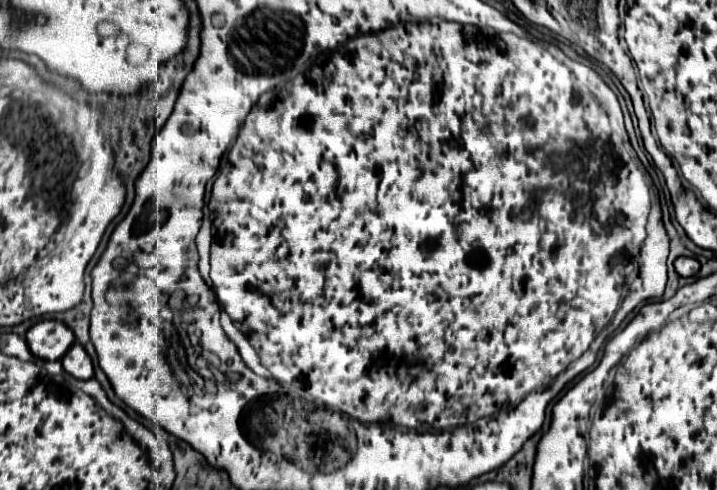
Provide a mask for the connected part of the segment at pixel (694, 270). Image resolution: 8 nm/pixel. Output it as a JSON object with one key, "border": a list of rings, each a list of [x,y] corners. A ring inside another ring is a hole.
{"border":[[[678,257],[674,261],[674,267],[676,267],[678,275],[682,275],[682,277],[694,277],[700,271],[700,263],[694,257]]]}

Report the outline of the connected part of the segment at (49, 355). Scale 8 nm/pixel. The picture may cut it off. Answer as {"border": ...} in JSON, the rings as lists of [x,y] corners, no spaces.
{"border":[[[40,321],[26,333],[28,349],[44,361],[58,361],[74,343],[74,333],[60,321]]]}

